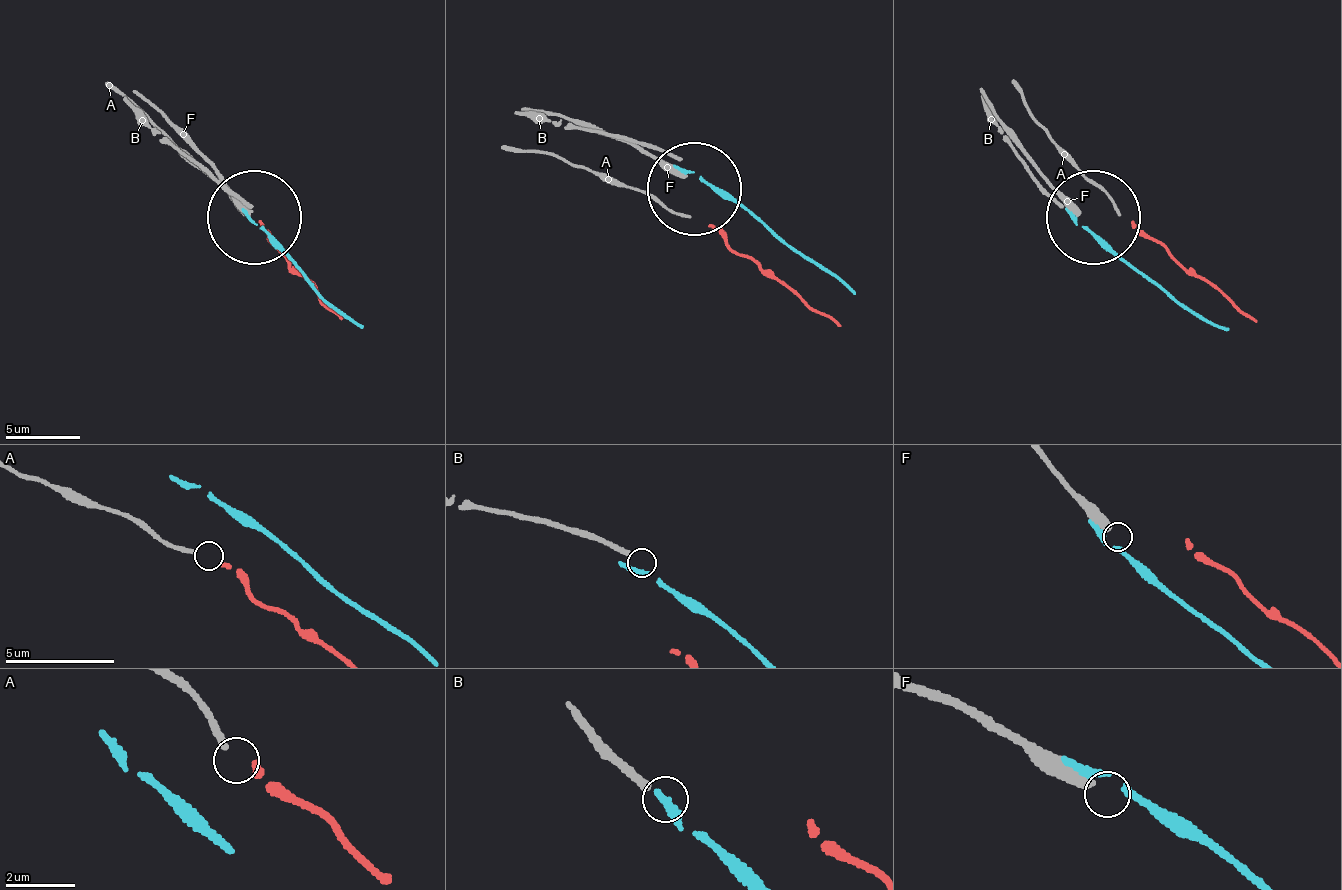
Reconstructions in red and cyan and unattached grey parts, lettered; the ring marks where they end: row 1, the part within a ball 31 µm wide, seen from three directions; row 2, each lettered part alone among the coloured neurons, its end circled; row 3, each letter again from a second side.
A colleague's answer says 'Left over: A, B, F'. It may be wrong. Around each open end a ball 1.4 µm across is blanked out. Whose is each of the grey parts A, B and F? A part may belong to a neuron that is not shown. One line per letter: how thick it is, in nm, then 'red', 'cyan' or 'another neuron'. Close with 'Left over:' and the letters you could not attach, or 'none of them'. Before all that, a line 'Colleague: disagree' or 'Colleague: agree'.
Colleague: agree
A: 180 nm thick; another neuron
B: 240 nm thick; another neuron
F: 440 nm thick; another neuron
Left over: A, B, F

